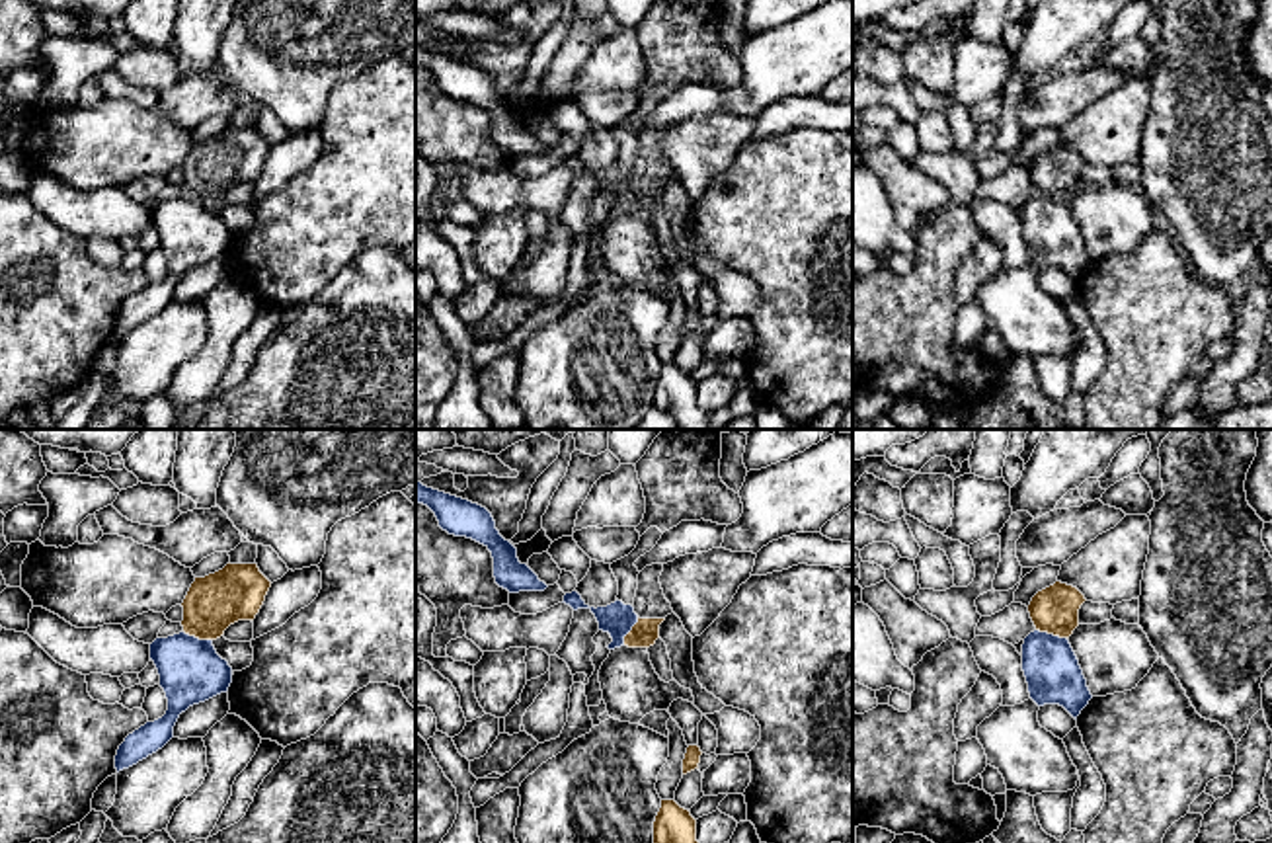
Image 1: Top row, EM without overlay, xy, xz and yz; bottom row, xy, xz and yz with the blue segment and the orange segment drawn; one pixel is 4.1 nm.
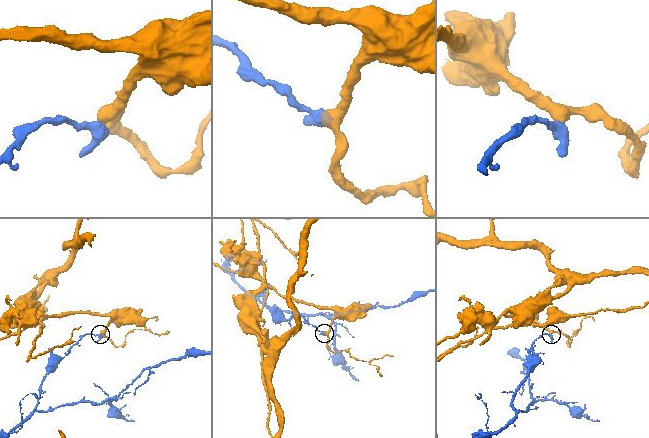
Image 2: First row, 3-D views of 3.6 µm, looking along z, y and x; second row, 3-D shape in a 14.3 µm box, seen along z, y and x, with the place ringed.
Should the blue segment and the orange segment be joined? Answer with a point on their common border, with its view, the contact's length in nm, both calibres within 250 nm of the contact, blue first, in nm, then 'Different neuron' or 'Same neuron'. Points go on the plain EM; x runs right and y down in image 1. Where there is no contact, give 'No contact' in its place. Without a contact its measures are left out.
Touches blue at yz (1052, 198). Shared border 130 nm. Thickness 220 nm (blue) against 190 nm. Different neuron

